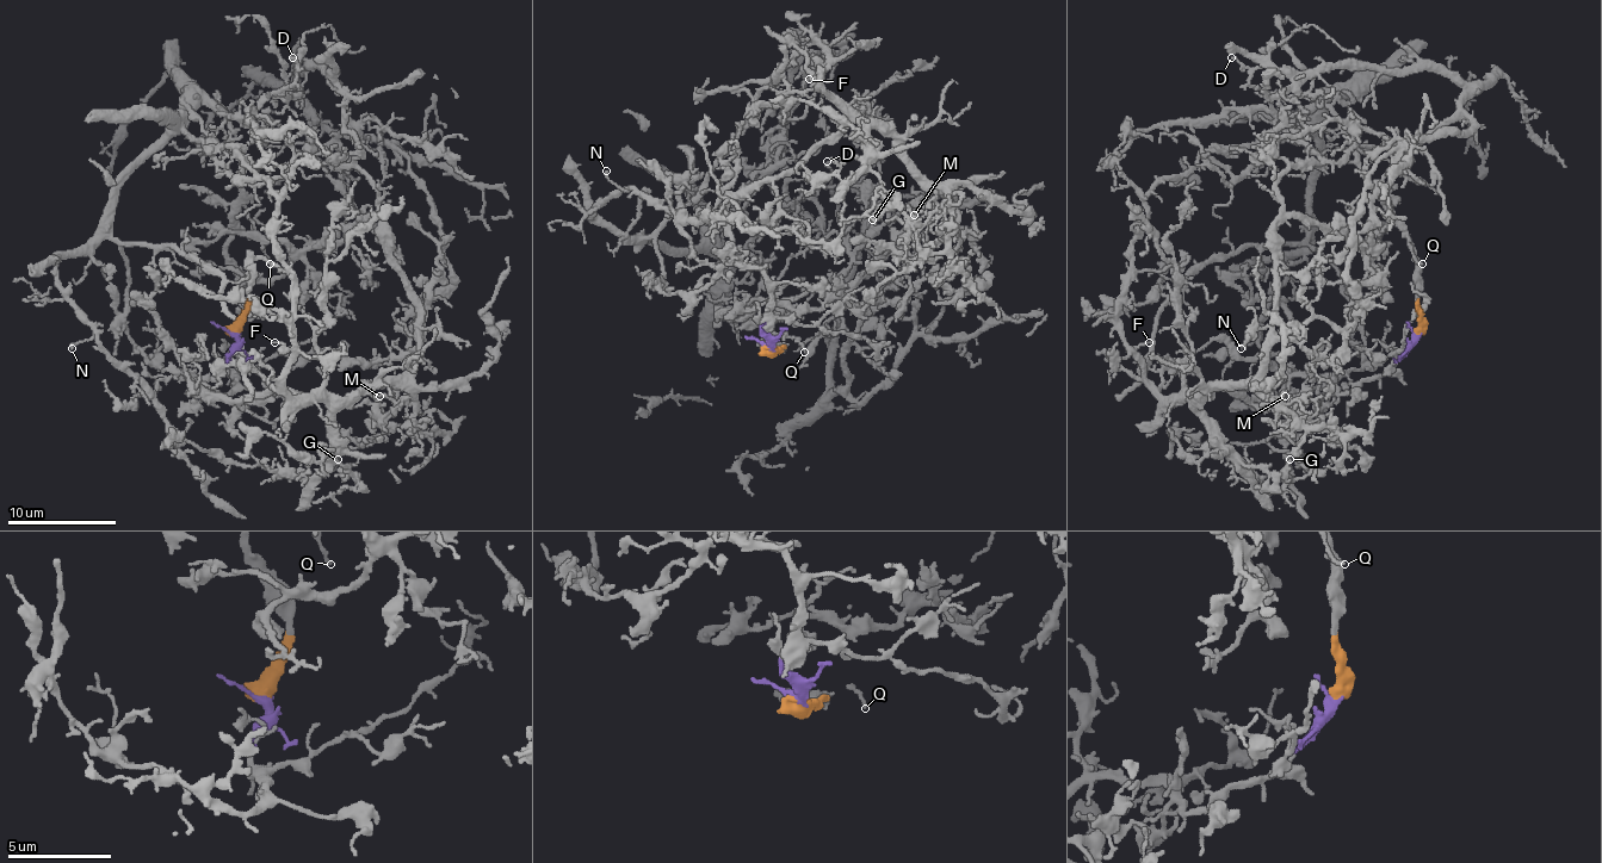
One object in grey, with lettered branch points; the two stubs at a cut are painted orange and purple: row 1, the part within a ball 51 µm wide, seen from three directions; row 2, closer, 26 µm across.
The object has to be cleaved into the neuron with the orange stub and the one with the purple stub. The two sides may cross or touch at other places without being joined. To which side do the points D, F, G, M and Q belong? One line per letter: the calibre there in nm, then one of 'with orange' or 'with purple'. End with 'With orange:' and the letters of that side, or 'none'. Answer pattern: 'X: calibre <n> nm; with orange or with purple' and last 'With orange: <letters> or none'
D: calibre 170 nm; with orange
F: calibre 160 nm; with purple
G: calibre 160 nm; with purple
M: calibre 190 nm; with purple
Q: calibre 120 nm; with orange
With orange: D, Q

